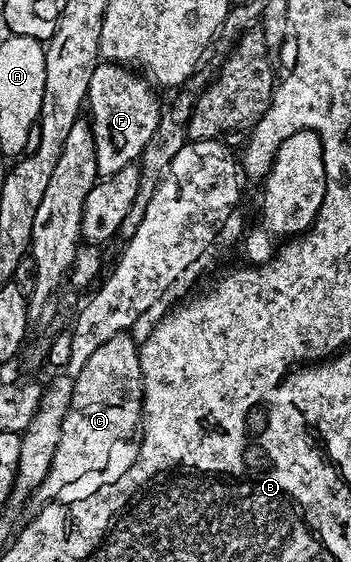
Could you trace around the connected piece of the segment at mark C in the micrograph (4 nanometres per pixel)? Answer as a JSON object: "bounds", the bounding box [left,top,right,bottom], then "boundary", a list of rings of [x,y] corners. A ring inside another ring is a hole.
{"bounds":[36,333,142,501],"boundary":[[[123,333],[109,338],[95,351],[74,380],[72,401],[64,417],[60,441],[52,457],[52,465],[42,484],[36,489],[37,498],[50,501],[77,479],[98,471],[110,459],[114,446],[121,439],[135,434],[142,418],[142,370],[138,356],[139,344],[133,334]]]}

